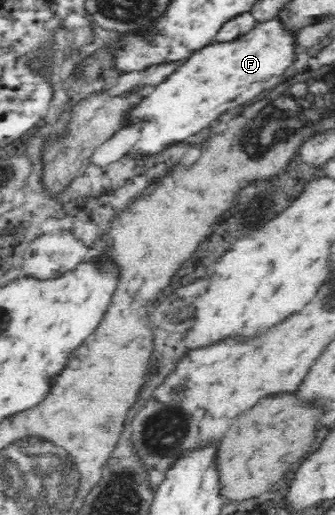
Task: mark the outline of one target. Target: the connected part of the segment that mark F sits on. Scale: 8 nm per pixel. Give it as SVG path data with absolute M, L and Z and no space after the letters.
M271 18L269 22L257 22L235 42L211 42L197 48L182 61L176 72L154 86L153 92L130 110L126 122L130 118L145 120L140 139L131 148L130 156L159 152L165 146L199 132L225 110L253 100L267 88L267 82L273 76L281 76L295 62L295 42L297 34L287 30L281 18Z

